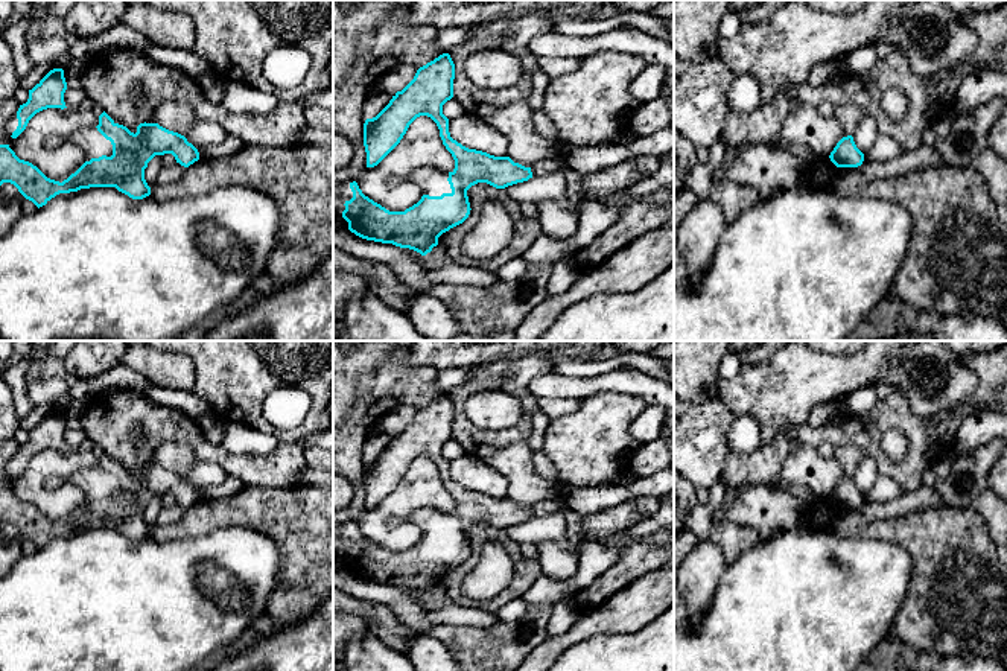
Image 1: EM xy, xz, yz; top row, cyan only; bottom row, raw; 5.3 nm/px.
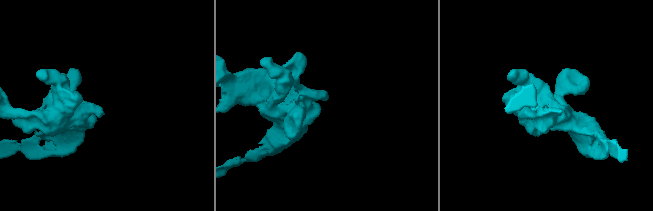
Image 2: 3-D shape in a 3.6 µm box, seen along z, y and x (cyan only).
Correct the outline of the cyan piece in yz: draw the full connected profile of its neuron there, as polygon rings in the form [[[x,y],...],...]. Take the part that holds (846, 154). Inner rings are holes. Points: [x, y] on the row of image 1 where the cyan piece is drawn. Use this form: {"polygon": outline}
{"polygon": [[[843,137],[829,155],[837,167],[858,167],[864,161],[864,154],[856,148],[853,137]]]}

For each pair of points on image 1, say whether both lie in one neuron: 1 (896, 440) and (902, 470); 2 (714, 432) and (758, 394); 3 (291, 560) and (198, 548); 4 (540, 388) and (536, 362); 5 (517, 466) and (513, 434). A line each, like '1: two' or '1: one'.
1: two
2: two
3: two
4: two
5: two

